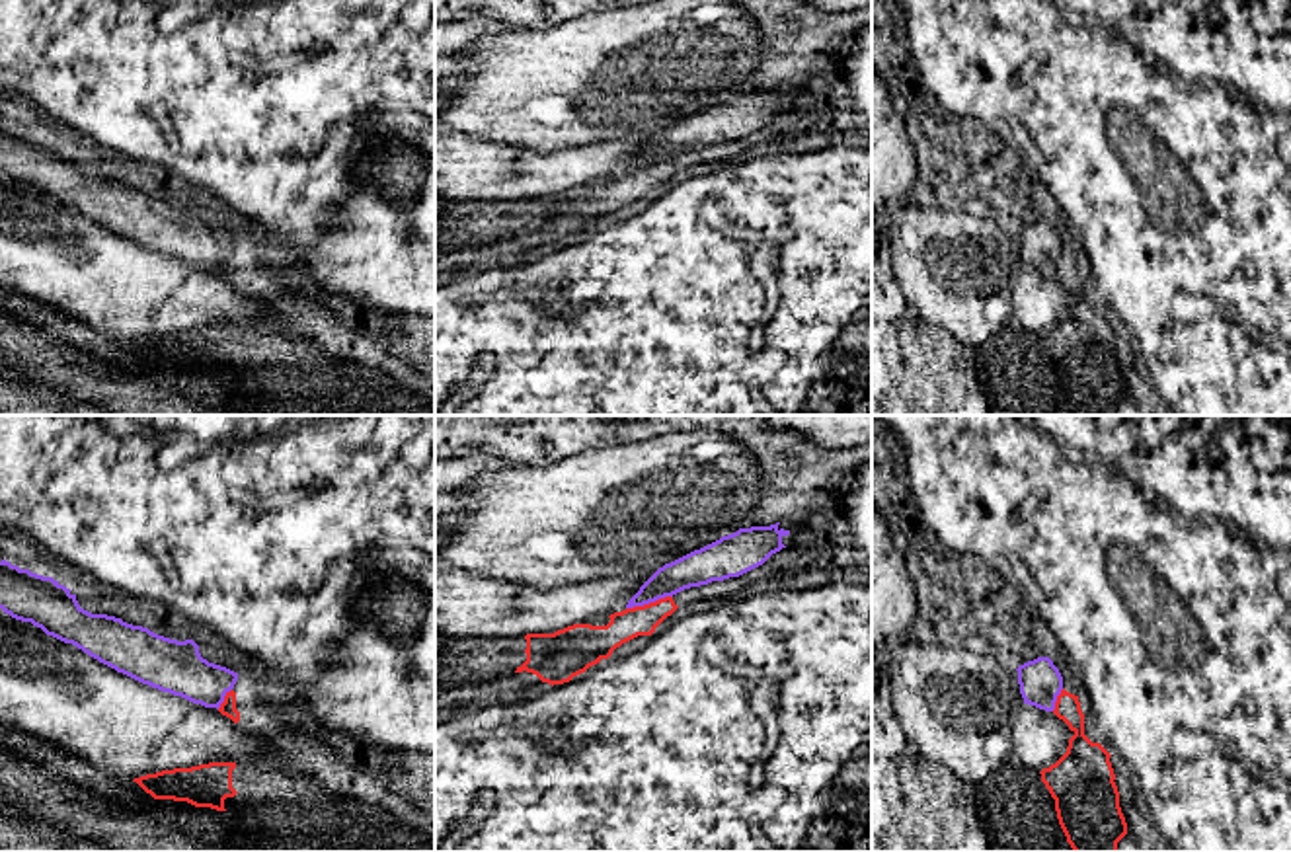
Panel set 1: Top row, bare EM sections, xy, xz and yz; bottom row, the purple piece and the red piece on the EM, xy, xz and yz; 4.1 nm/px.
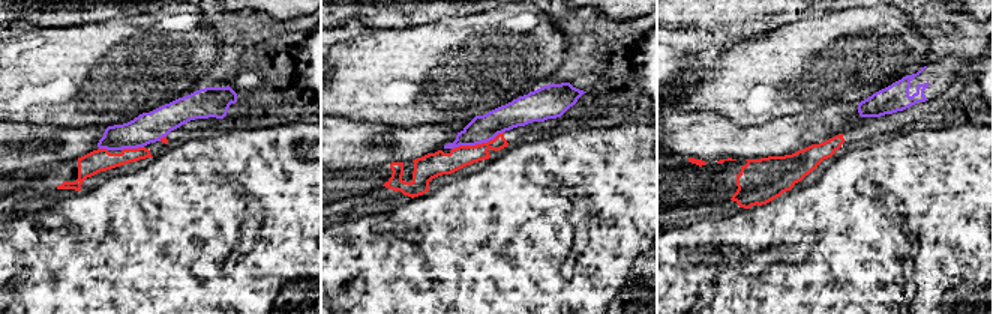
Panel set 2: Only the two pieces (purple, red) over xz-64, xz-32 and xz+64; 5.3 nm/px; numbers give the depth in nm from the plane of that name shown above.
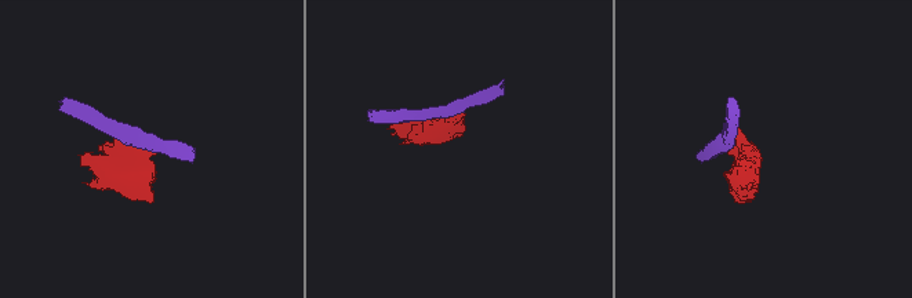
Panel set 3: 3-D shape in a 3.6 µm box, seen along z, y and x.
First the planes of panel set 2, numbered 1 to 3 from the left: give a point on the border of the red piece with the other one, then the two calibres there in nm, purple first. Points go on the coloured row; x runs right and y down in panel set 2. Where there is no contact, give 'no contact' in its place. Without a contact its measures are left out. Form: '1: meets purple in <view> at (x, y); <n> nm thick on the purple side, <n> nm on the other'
1: meets purple in xz-64 at (132, 147); 160 nm thick on the purple side, 120 nm on the other
2: meets purple in xz-32 at (477, 143); 140 nm thick on the purple side, 130 nm on the other
3: no contact

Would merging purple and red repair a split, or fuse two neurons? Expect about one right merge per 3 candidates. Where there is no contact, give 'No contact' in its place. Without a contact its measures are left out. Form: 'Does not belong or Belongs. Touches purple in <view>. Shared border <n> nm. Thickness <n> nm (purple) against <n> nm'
Does not belong. Touches purple in xz. Shared border 200 nm. Thickness 140 nm (purple) against 130 nm

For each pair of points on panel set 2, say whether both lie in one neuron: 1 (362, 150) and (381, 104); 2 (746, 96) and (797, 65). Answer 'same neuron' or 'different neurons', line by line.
1: different neurons
2: same neuron

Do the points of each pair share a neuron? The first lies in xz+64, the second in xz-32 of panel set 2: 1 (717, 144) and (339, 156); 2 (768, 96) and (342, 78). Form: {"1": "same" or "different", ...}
{"1": "same", "2": "same"}

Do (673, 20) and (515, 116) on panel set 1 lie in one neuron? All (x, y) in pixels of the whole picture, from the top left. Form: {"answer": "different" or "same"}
{"answer": "same"}

